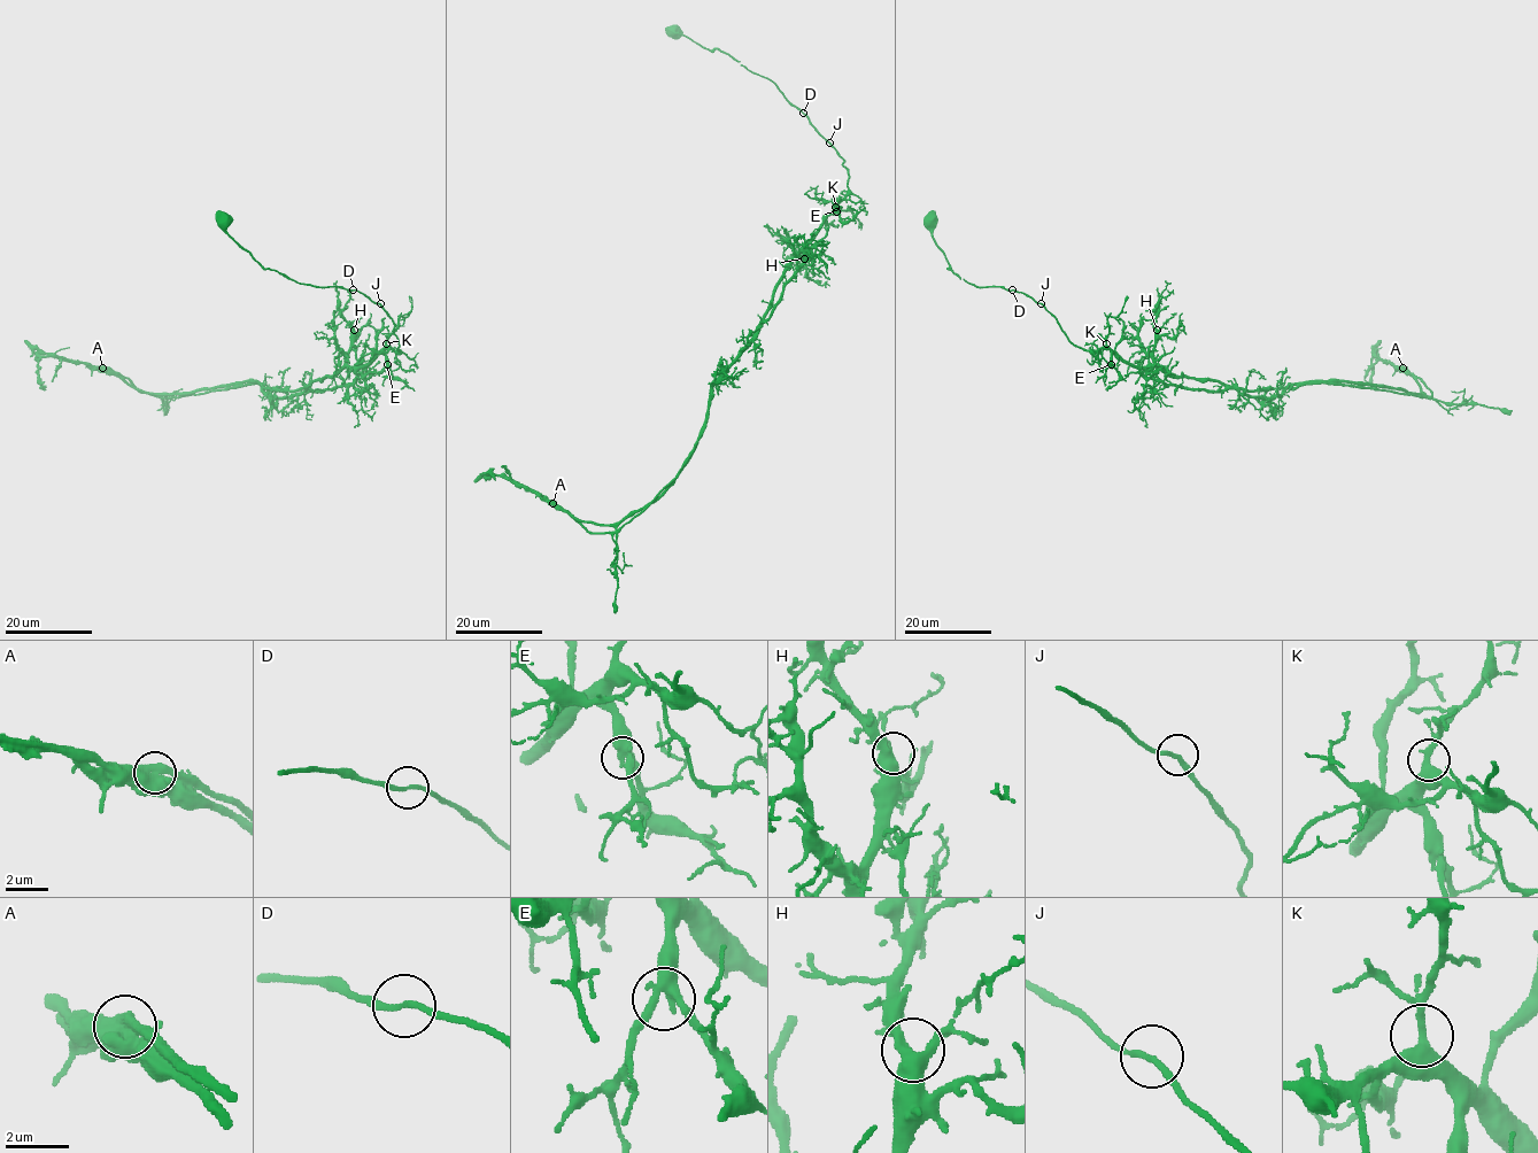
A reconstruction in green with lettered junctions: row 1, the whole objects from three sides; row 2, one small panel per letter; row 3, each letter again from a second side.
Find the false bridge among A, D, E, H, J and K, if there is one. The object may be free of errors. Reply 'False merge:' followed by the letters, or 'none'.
False merge: A

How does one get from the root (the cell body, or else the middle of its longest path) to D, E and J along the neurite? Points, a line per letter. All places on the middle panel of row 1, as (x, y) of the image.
D: (767, 308), (783, 268), (848, 190), (844, 160), (803, 114)
E: (767, 308), (783, 268), (820, 224), (836, 211)
J: (767, 308), (783, 268), (848, 194), (848, 171), (829, 142)

